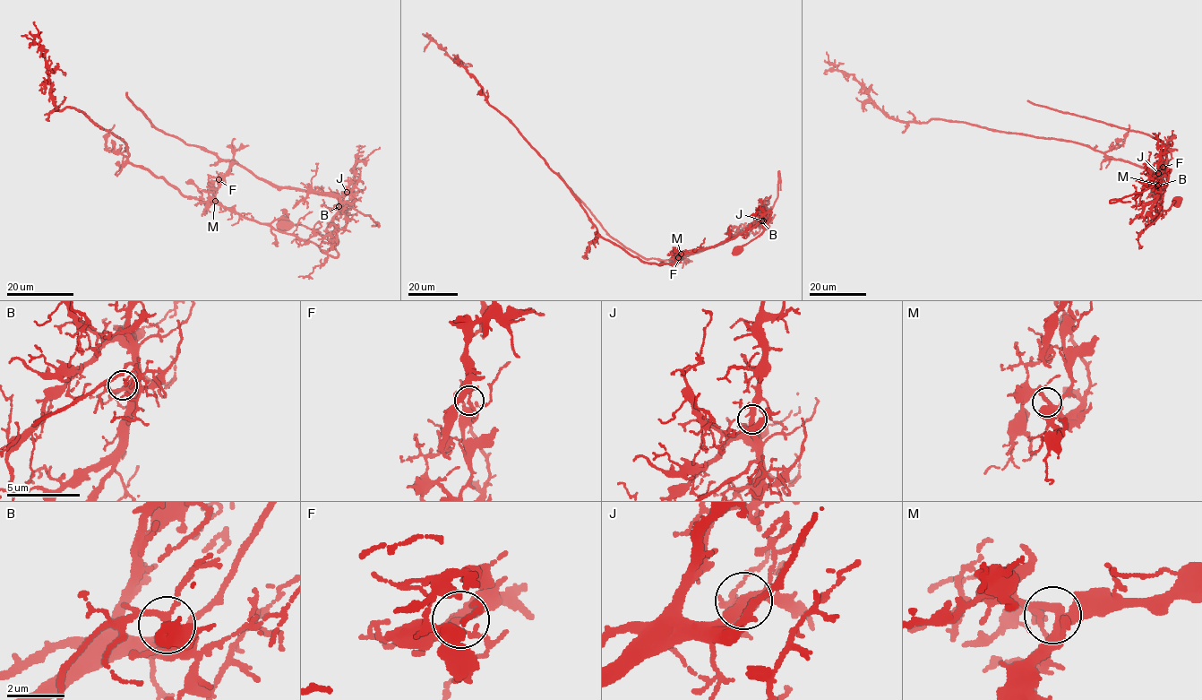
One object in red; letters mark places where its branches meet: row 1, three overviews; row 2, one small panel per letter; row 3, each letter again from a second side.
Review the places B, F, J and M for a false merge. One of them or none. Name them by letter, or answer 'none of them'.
F

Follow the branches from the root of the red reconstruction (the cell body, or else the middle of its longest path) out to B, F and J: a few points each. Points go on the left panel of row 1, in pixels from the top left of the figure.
B: (284, 224), (288, 220), (327, 236), (337, 256), (327, 250), (336, 240), (331, 236), (339, 206)
F: (284, 224), (288, 220), (327, 236), (339, 254), (330, 256), (312, 242), (220, 206), (211, 187), (218, 179)
J: (284, 224), (288, 220), (327, 236), (337, 256), (327, 250), (336, 240), (331, 236), (333, 215), (347, 192)

